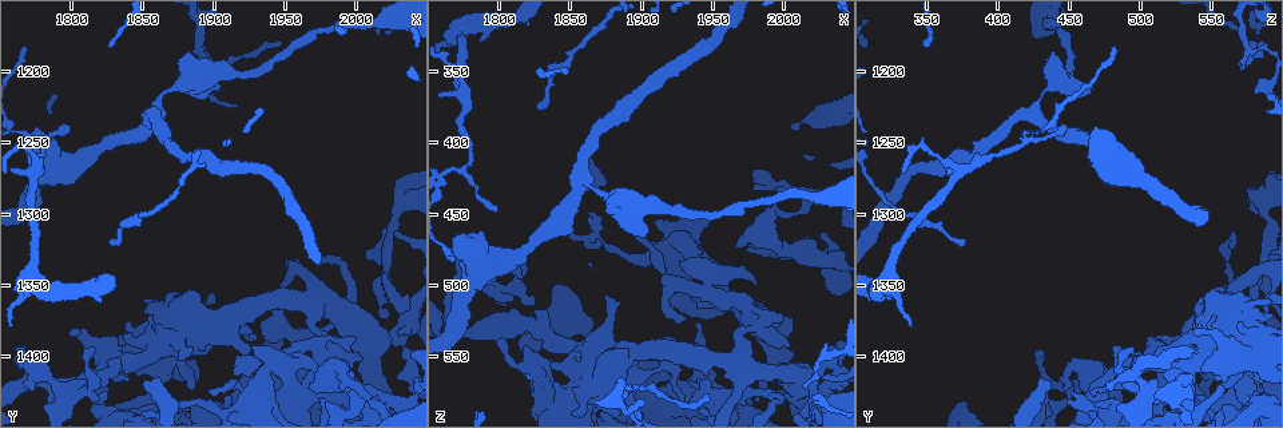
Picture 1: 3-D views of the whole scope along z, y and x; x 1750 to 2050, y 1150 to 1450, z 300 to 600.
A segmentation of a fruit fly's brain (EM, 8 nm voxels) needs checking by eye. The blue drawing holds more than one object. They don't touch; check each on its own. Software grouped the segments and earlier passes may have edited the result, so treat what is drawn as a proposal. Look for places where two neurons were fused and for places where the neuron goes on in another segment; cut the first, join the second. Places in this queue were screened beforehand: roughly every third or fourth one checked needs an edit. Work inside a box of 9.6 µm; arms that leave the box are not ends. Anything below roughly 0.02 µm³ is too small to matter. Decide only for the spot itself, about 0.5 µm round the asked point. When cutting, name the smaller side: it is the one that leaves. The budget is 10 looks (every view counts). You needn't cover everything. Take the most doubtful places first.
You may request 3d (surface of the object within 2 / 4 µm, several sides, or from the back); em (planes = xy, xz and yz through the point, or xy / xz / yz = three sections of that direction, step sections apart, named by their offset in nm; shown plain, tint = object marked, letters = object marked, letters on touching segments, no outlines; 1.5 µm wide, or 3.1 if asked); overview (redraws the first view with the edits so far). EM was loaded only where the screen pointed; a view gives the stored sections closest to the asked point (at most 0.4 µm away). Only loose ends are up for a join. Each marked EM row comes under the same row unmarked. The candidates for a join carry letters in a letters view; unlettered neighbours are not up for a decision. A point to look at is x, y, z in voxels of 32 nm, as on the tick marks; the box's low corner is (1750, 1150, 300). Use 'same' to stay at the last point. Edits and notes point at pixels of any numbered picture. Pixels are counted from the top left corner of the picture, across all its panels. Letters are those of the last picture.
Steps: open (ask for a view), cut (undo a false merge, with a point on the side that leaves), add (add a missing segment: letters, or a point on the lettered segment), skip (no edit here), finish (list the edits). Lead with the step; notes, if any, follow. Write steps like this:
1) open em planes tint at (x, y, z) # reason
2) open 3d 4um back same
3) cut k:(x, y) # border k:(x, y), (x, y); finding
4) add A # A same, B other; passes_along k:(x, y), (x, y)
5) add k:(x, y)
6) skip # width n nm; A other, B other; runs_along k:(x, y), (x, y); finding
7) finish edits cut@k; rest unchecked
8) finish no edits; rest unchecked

open em xy step 4 letters at (1774, 1238, 470) # thick end

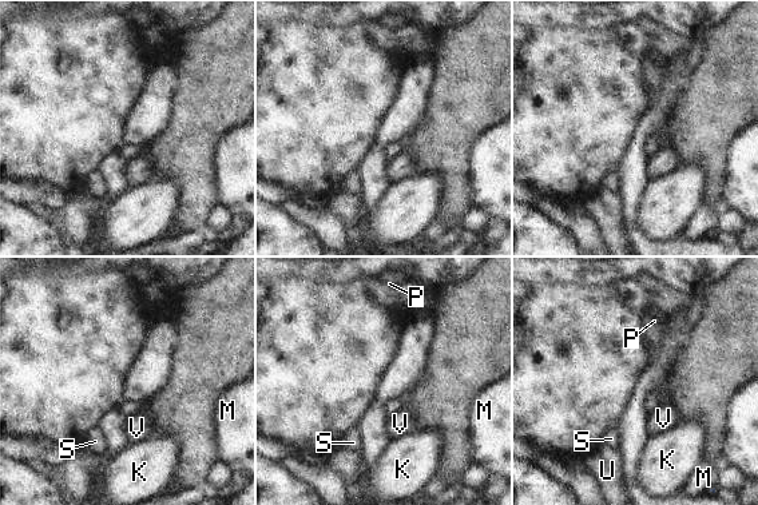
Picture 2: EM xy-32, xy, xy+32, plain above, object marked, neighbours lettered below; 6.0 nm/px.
open em planes letters same # another direction

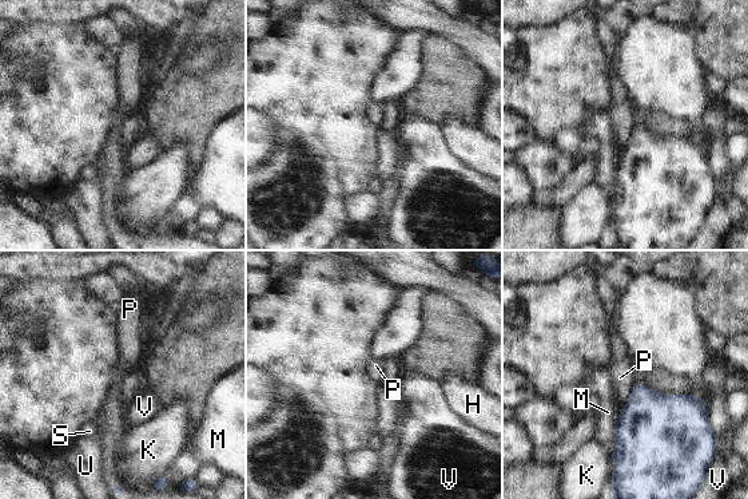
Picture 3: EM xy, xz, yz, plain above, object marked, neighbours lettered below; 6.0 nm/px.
skip # longest_contact M 260 nm; H other, K other, M other, P other, S other, U other, V other; border 3:(633, 387), (628, 403), (620, 412); no lettered segment goes on from it

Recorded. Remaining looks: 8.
open em planes tint at (1960, 1340, 588) # sharp bend

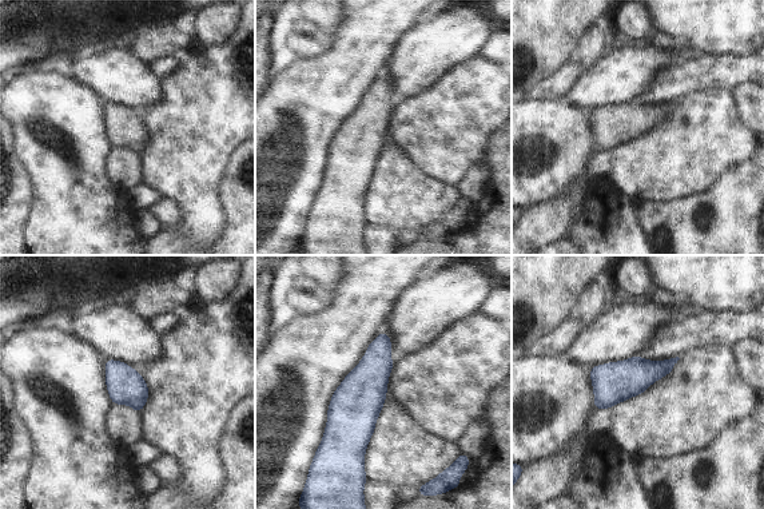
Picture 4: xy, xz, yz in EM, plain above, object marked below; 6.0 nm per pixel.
open em planes letters same

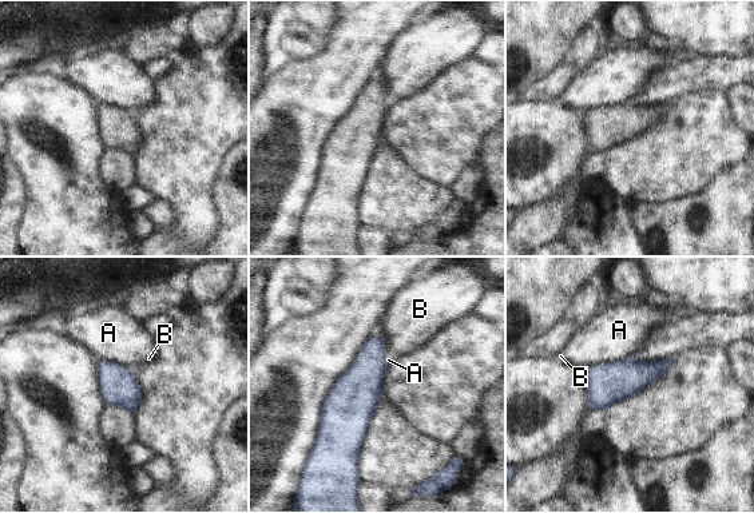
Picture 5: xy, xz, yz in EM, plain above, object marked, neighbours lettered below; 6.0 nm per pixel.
skip # A other, B other; runs_along 5:(377, 338), (348, 409), (348, 462); one neuron here

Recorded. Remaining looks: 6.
open 3d 4um at (1948, 1180, 578) # tapers out

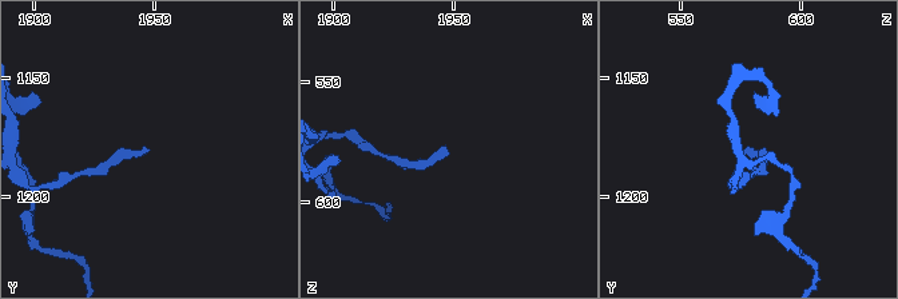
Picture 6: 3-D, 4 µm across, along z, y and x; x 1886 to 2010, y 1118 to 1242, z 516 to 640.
open em yz step 8 tint at (1947, 1182, 577)

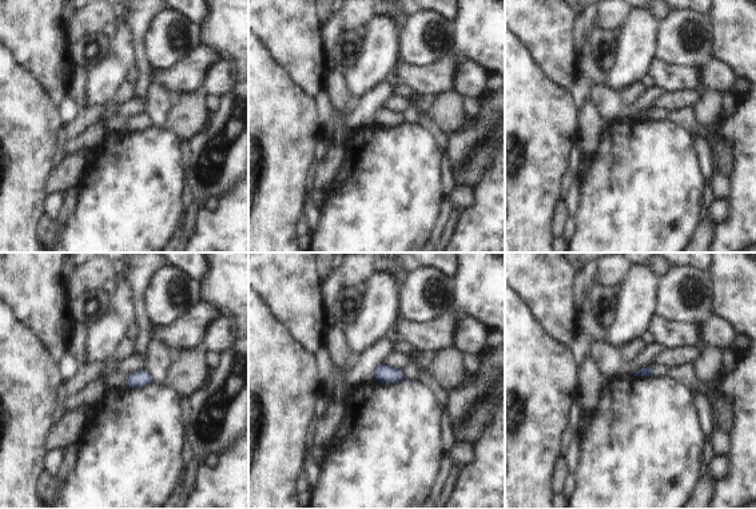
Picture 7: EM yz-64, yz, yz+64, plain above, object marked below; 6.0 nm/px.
open em planes letters same # another direction

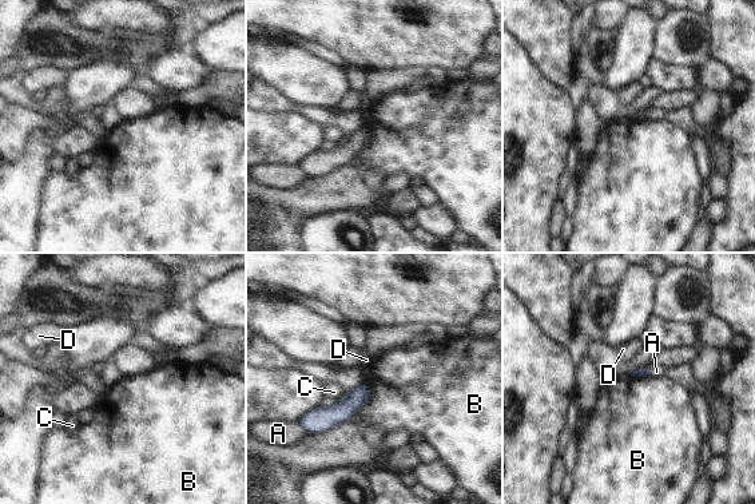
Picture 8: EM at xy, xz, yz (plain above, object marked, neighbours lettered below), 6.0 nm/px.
skip # A other, B other, C other, D other; runs_along 8:(366, 391), (342, 412), (309, 423); none of them fits

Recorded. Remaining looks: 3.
open em yz step 4 tint at (1828, 1322, 376) # tapers out

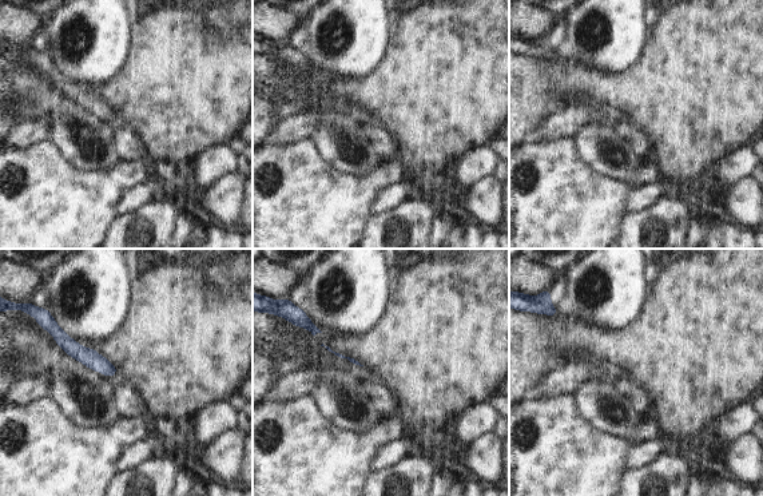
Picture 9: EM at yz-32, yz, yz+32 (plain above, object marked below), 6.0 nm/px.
open em planes letters same # another direction

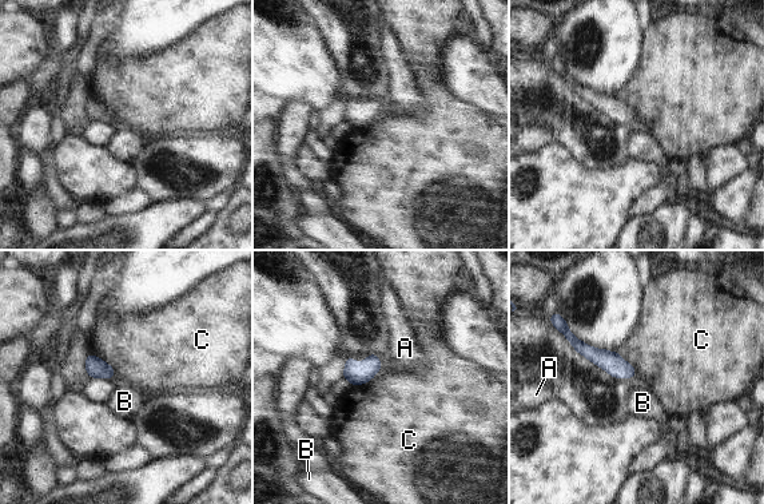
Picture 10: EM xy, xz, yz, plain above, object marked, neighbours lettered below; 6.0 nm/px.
skip # width 120 nm; A other, B other, C other; runs_along 10:(575, 341), (595, 356), (632, 372); no lettered segment goes on from it

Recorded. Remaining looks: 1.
finish no edits; rest unchecked

